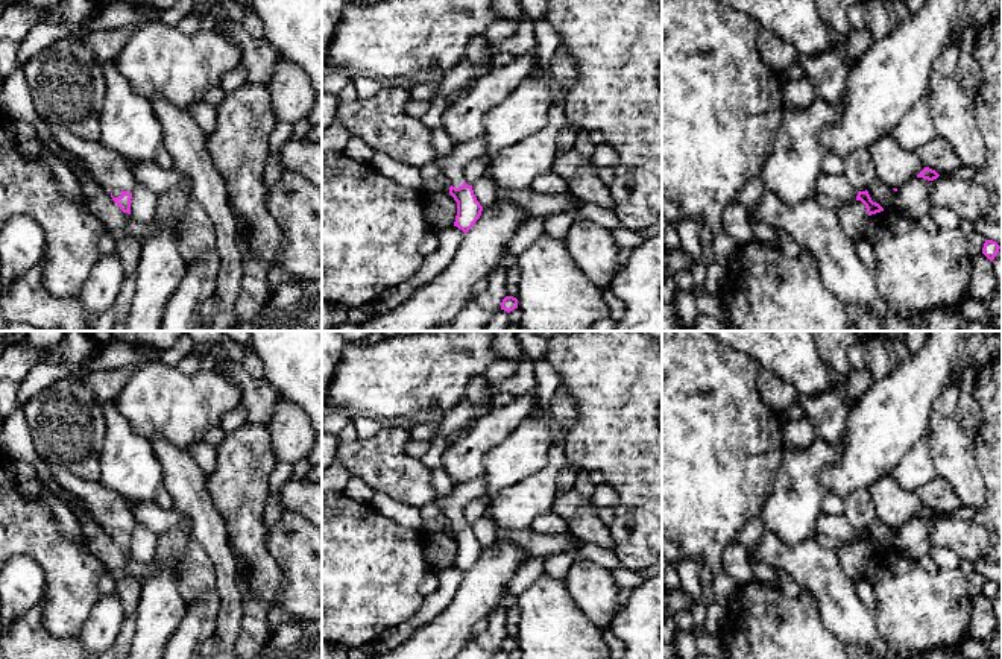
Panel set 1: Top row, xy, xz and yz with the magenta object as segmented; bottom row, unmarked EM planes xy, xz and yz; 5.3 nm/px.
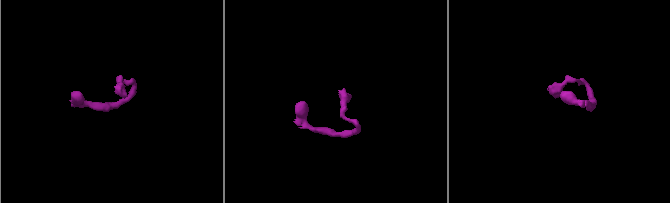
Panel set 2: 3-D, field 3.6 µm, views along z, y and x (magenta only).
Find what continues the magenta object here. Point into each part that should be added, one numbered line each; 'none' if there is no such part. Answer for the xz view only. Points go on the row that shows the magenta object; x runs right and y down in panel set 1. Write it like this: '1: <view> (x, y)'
1: xz (453, 166)

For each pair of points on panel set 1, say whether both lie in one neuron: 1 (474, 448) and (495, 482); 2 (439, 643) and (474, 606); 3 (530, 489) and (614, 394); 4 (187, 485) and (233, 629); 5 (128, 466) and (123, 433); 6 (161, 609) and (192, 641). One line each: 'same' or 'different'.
1: different
2: same
3: different
4: same
5: same
6: different

